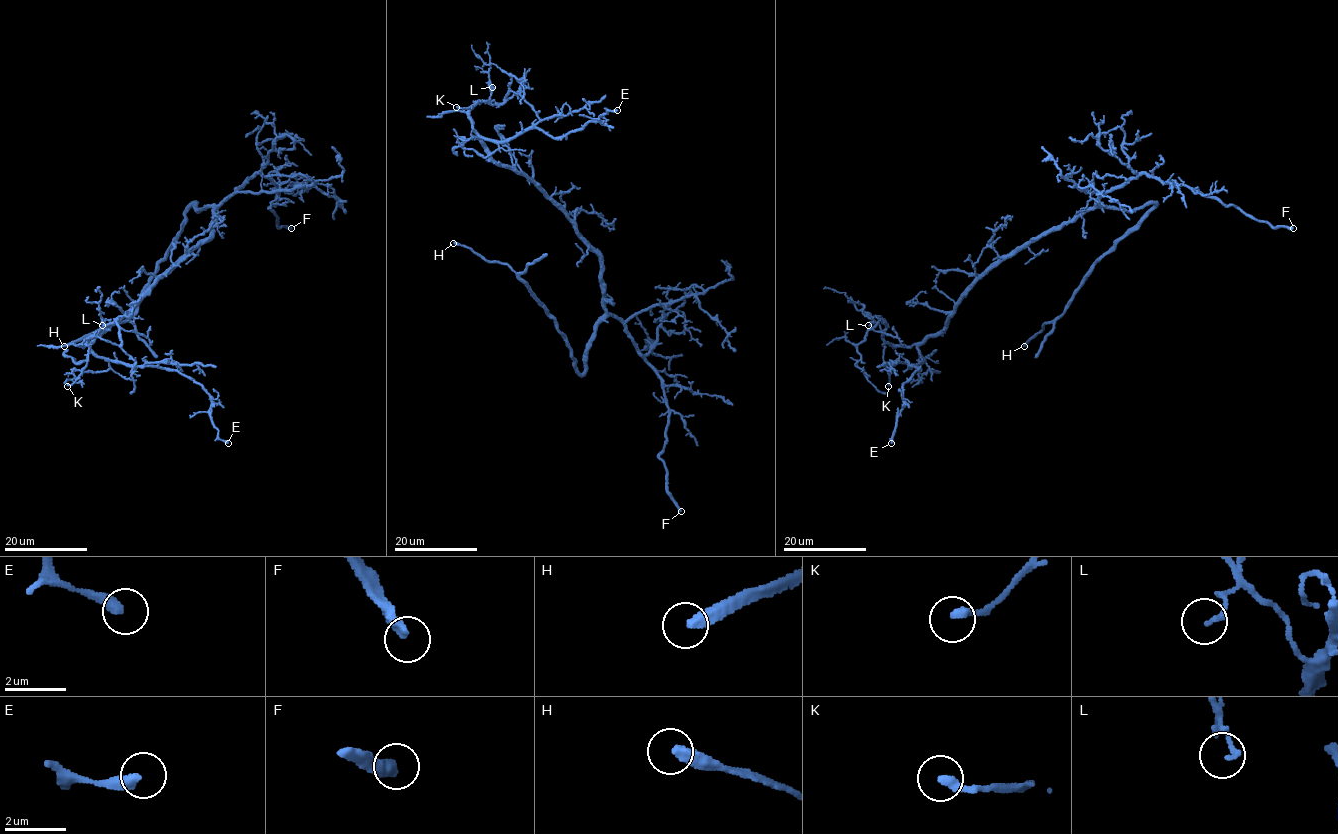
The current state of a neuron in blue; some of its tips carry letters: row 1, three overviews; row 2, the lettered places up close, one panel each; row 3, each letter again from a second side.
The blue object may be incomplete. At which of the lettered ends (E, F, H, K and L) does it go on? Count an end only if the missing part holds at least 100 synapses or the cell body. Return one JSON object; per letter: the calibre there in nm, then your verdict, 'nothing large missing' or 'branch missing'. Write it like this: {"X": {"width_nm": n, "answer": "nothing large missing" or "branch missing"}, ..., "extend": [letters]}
{"E": {"width_nm": 360, "answer": "nothing large missing"}, "F": {"width_nm": 360, "answer": "branch missing"}, "H": {"width_nm": 400, "answer": "branch missing"}, "K": {"width_nm": 280, "answer": "nothing large missing"}, "L": {"width_nm": 150, "answer": "nothing large missing"}, "extend": ["F", "H"]}

